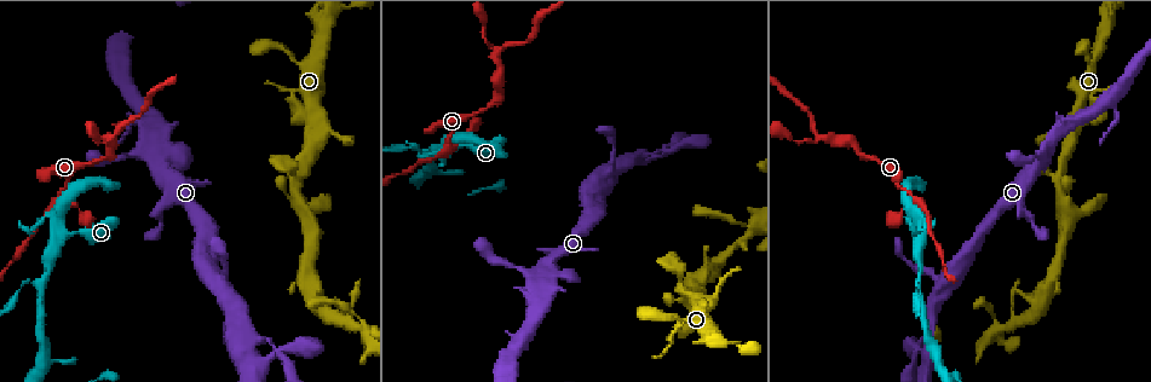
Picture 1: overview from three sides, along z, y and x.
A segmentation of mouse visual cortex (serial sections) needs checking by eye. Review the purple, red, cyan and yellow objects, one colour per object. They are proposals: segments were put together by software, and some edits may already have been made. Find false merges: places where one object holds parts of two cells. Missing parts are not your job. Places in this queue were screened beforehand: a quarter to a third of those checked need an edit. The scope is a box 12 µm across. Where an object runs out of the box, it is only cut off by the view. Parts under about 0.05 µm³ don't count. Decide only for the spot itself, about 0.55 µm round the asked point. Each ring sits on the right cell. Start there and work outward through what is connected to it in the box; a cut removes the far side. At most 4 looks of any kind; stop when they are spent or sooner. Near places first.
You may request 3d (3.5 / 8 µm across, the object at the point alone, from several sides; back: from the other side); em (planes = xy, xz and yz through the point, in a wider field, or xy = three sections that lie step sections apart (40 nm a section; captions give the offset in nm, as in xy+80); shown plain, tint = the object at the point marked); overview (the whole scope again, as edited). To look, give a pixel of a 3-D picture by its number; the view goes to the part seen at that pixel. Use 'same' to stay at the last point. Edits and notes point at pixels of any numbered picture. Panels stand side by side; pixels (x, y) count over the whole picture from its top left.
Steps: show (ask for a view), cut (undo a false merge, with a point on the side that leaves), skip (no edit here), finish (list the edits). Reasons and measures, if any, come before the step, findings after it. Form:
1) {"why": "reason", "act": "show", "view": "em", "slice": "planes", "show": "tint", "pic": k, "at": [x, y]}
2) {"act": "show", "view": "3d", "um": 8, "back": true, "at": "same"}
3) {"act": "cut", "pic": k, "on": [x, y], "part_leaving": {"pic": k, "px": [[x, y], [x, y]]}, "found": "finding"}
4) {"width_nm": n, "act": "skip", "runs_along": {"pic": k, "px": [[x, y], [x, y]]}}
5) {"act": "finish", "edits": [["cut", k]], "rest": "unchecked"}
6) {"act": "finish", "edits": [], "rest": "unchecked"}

{"why": "arms part here", "act": "show", "view": "3d", "um": 8, "pic": 1, "at": [826, 139]}

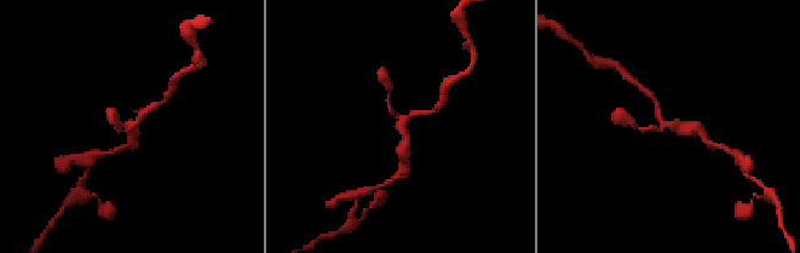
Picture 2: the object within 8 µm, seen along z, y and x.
{"why": "closer look", "act": "show", "view": "3d", "um": 3.5, "pic": 2, "at": [404, 124]}

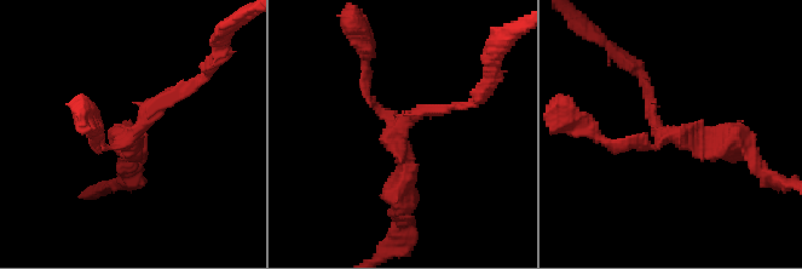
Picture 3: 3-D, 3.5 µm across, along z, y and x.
{"arm_widths_nm": [150, 150, 300], "act": "skip", "runs_along": {"pic": 3, "px": [[751, 155], [662, 132], [646, 92]]}, "found": "continuous, no second cell"}

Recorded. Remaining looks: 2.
{"act": "show", "view": "3d", "um": 3.5, "pic": 1, "at": [920, 283]}

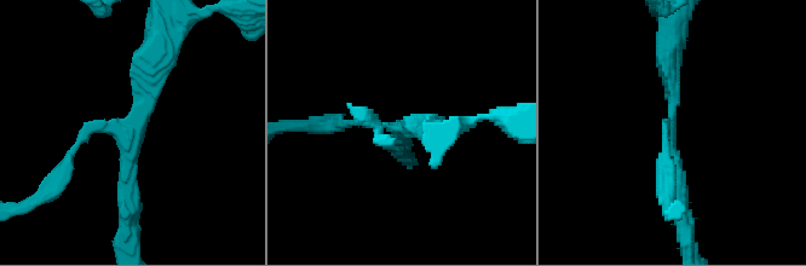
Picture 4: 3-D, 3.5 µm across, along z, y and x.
{"act": "skip", "runs_along": {"pic": 4, "px": [[155, 50], [128, 161], [132, 206]]}, "found": "one cell here"}

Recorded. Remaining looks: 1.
{"act": "finish", "edits": [], "rest": "unchecked"}

